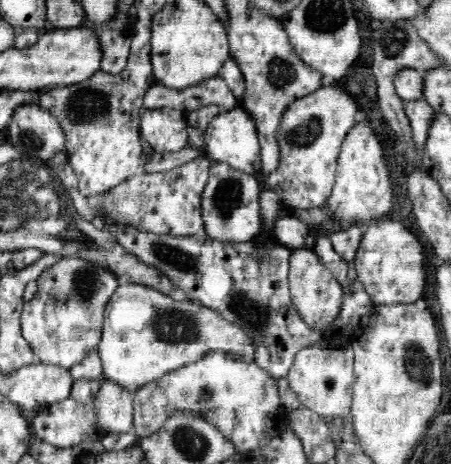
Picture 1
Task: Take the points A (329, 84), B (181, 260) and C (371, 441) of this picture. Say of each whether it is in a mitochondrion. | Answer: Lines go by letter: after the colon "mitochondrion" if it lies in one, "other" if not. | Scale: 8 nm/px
A: other
B: mitochondrion
C: other

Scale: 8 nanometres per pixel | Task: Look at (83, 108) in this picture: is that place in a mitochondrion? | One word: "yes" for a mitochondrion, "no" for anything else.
yes

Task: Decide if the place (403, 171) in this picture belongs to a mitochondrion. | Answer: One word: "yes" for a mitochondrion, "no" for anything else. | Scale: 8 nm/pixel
no

